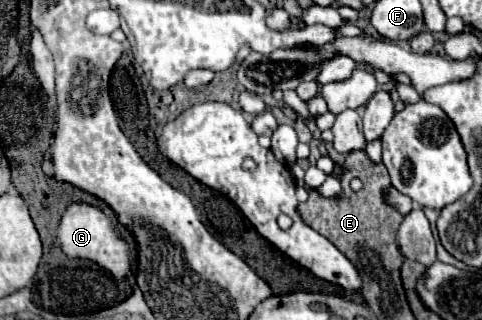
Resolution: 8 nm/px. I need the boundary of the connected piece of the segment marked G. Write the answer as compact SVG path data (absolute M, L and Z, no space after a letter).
M75 202L71 204L57 228L57 238L61 242L61 250L69 256L69 258L81 258L81 260L93 260L97 266L101 266L103 270L107 270L113 278L123 280L131 274L131 252L129 252L129 244L125 238L121 238L113 226L111 220L97 208L97 206L89 206L83 202Z

